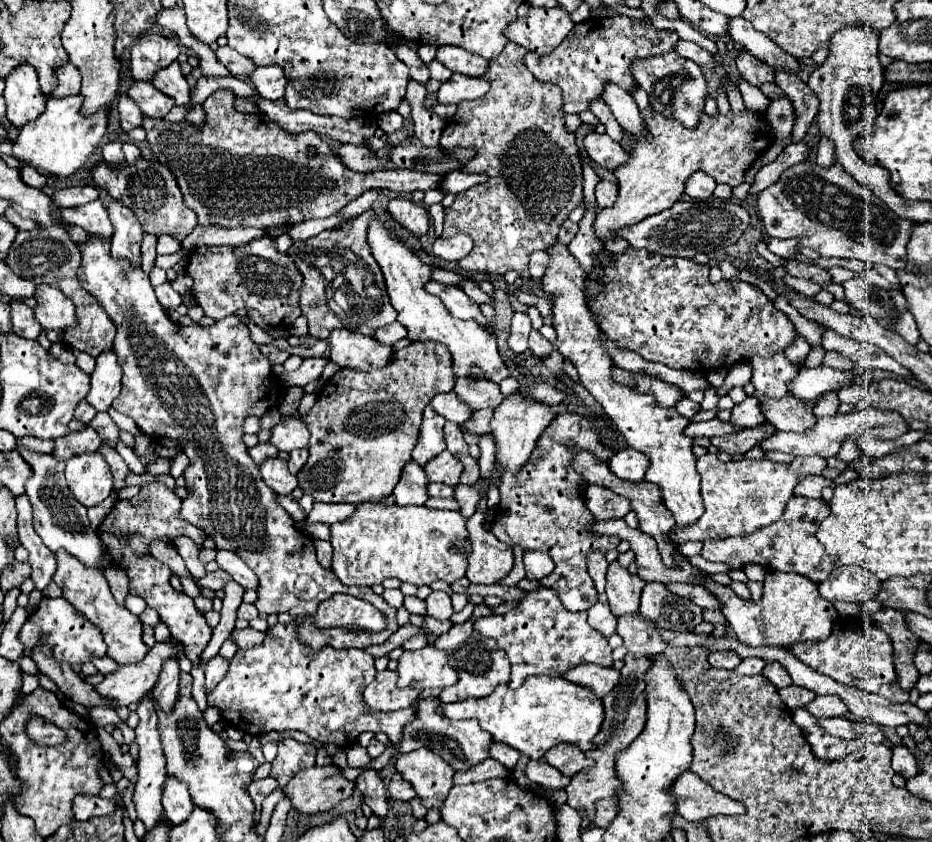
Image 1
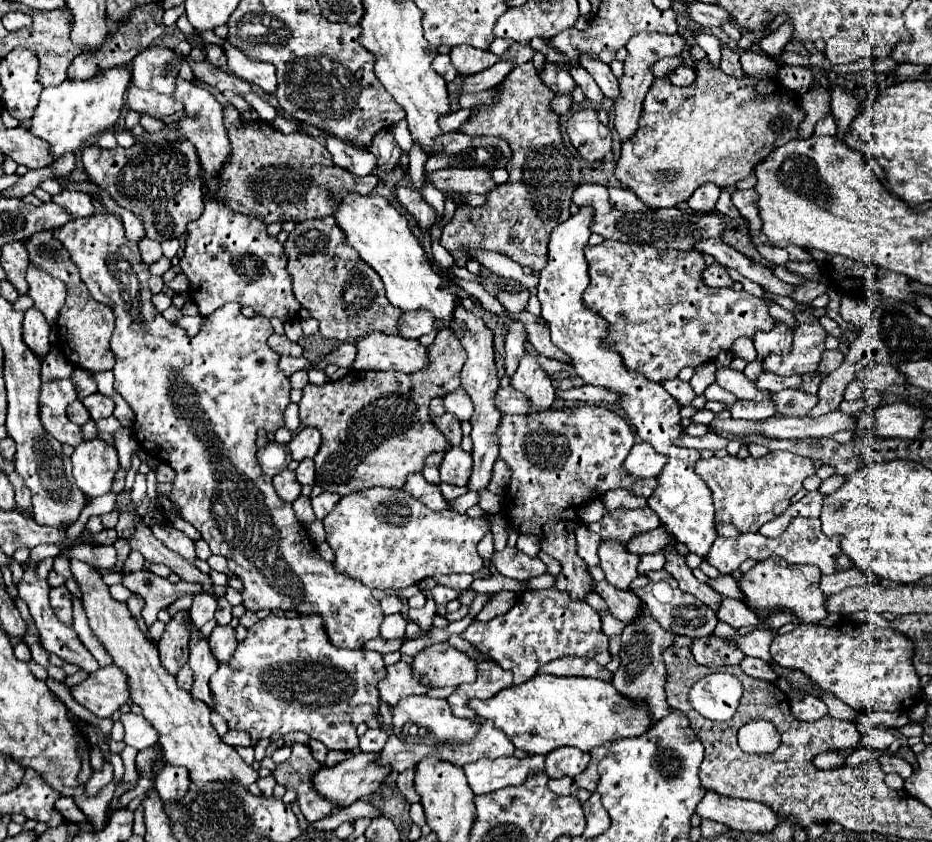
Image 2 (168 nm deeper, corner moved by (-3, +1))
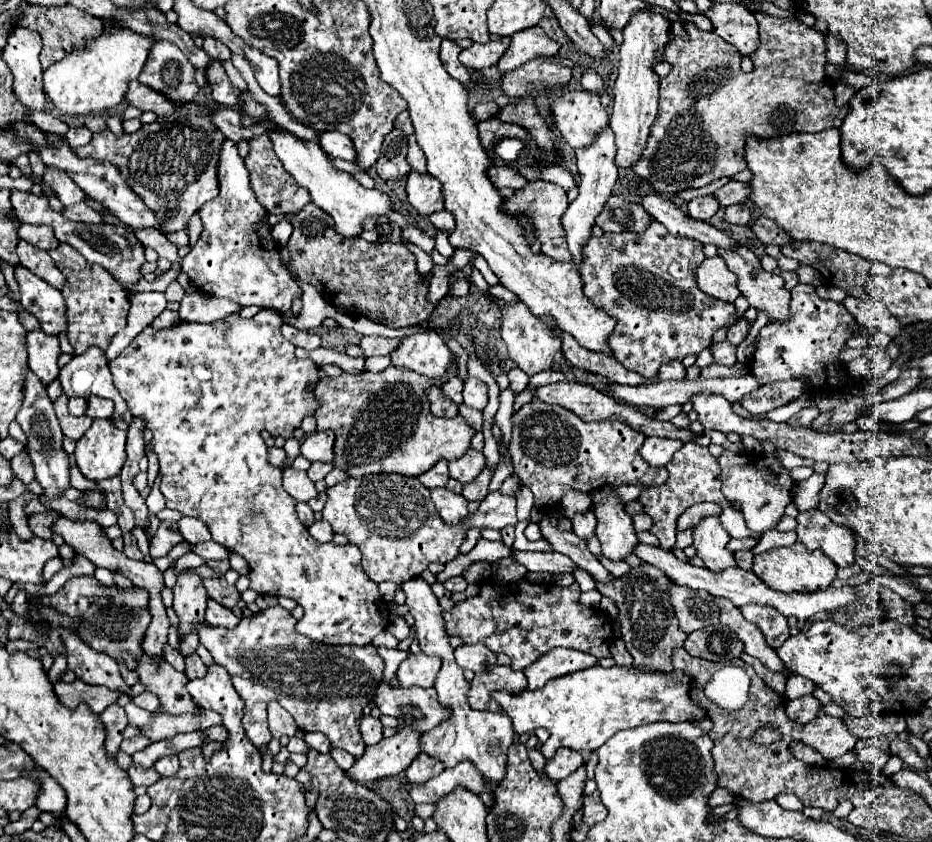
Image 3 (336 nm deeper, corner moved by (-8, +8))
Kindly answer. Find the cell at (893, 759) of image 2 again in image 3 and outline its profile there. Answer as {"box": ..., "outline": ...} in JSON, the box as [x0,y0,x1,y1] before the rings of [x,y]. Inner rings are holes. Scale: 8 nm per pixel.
{"box":[853,746,889,768],"outline":[[[877,746],[855,748],[855,750],[853,750],[853,754],[855,754],[855,760],[859,760],[859,762],[867,762],[867,764],[877,766],[877,768],[881,768],[881,766],[889,760],[889,754],[887,754],[887,752],[883,752],[883,750],[879,750]]]}

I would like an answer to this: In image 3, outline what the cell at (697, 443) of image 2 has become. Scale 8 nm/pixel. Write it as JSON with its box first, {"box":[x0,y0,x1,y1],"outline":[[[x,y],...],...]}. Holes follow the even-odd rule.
{"box":[535,380,695,442],"outline":[[[561,380],[557,384],[549,384],[543,388],[535,390],[535,398],[547,402],[547,404],[559,404],[571,412],[575,412],[579,418],[585,418],[585,422],[601,422],[601,420],[617,420],[623,422],[635,430],[639,430],[645,436],[661,436],[661,438],[677,438],[681,442],[689,442],[695,434],[689,430],[679,430],[675,428],[671,422],[659,422],[655,418],[649,418],[645,412],[641,412],[635,406],[627,406],[625,402],[617,402],[615,398],[611,398],[609,394],[599,392],[595,386],[591,384],[581,384],[577,380]]]}

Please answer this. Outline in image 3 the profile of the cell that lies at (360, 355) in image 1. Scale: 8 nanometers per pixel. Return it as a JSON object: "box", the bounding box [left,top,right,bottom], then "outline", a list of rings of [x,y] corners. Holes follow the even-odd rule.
{"box":[391,332,453,380],"outline":[[[435,332],[405,336],[401,346],[391,354],[393,366],[405,366],[429,380],[443,378],[453,362],[453,354],[445,340]]]}

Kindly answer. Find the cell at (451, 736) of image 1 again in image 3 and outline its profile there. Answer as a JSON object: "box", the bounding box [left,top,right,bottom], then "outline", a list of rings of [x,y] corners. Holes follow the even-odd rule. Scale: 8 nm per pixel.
{"box":[373,682,449,732],"outline":[[[379,682],[373,702],[381,714],[395,716],[401,726],[411,726],[421,732],[435,728],[449,714],[449,710],[437,702],[433,688],[401,688]]]}

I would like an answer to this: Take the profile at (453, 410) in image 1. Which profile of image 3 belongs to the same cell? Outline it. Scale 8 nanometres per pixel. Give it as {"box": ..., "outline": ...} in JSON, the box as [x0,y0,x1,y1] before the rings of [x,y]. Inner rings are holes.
{"box":[463,378,489,410],"outline":[[[467,378],[465,386],[463,386],[463,398],[465,398],[467,406],[483,410],[487,406],[487,402],[489,402],[485,382],[481,382],[479,378]]]}

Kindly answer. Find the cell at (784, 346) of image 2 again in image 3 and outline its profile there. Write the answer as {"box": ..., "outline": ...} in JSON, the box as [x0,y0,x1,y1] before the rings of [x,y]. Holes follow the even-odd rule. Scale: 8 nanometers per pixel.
{"box":[717,242,789,322],"outline":[[[735,242],[735,250],[717,250],[717,252],[727,262],[727,268],[731,272],[735,272],[739,292],[749,300],[749,304],[753,308],[769,312],[771,320],[779,320],[779,322],[789,320],[789,290],[783,286],[781,276],[777,276],[773,272],[765,272],[759,264],[759,258],[747,246],[741,246],[737,242]]]}

